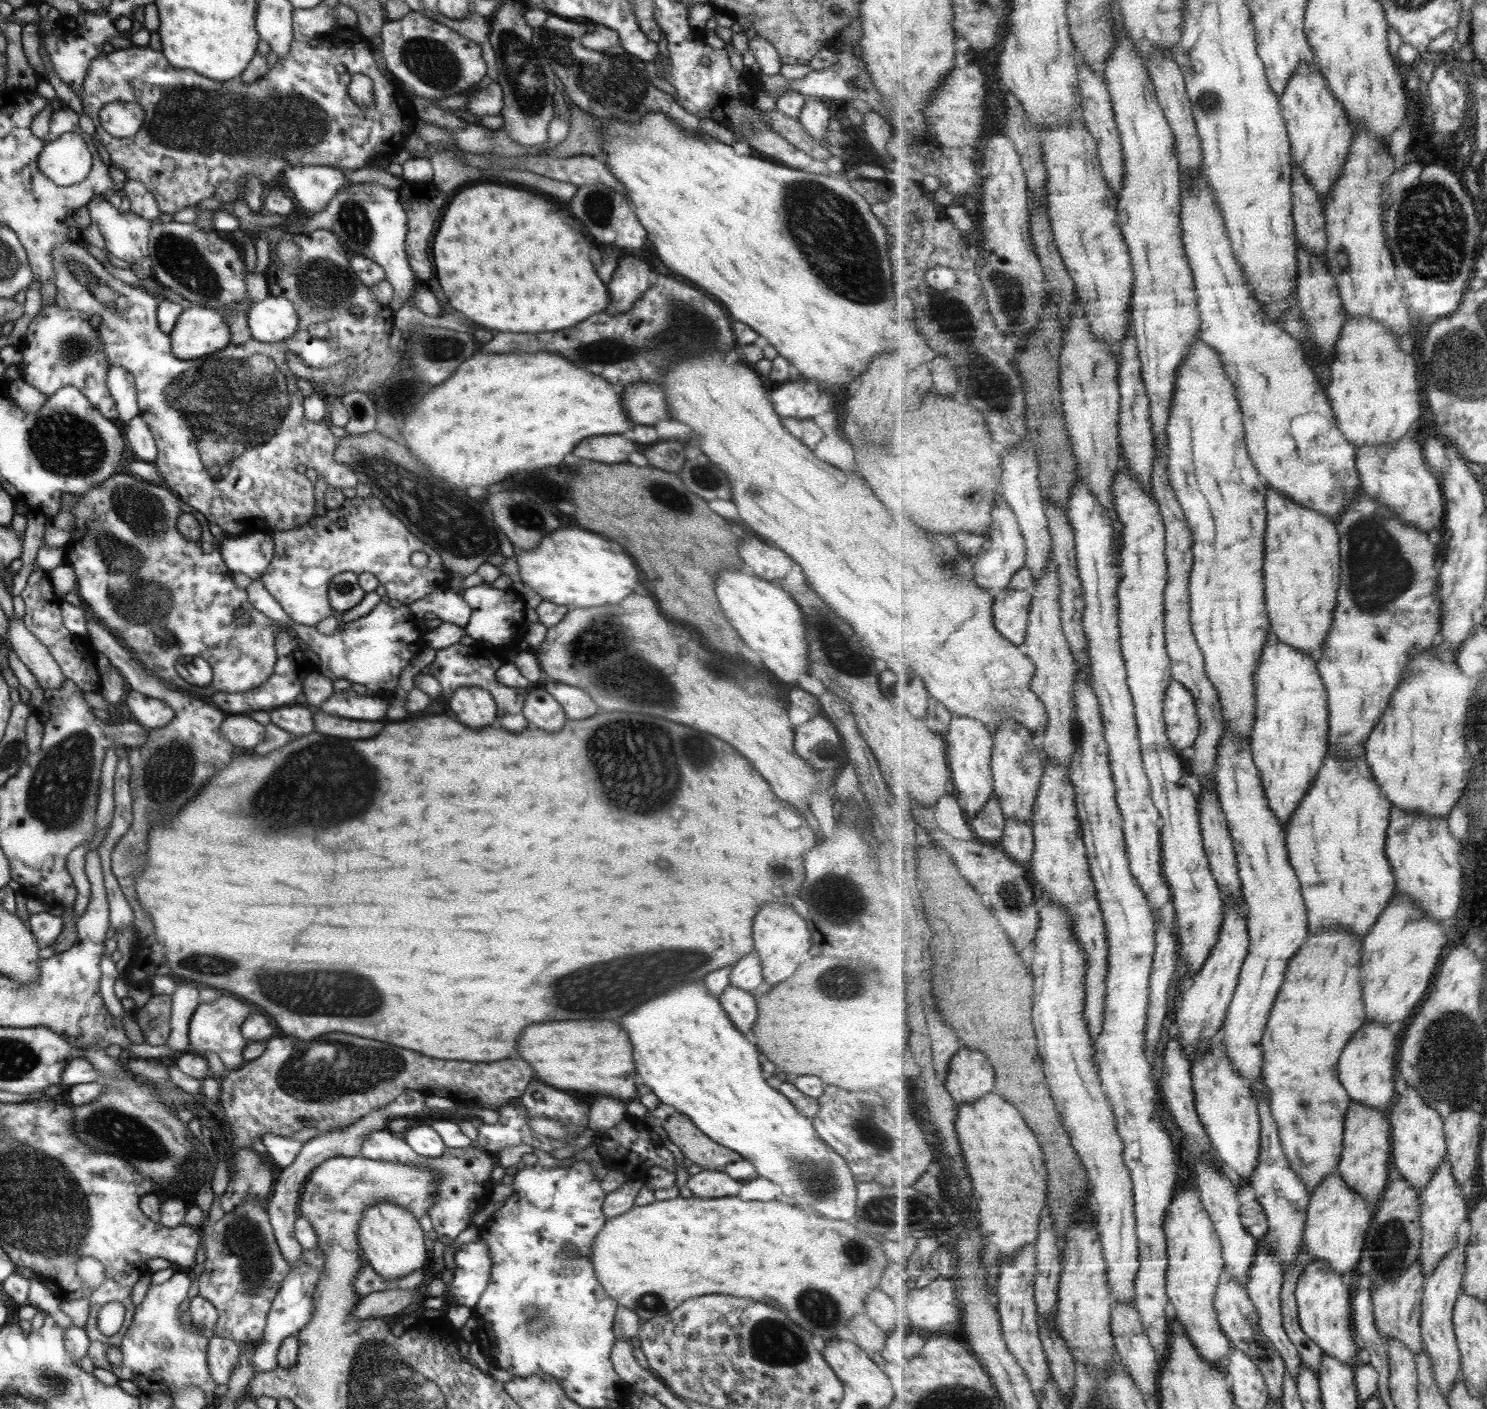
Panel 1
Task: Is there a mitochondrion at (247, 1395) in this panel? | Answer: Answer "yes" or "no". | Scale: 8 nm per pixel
no

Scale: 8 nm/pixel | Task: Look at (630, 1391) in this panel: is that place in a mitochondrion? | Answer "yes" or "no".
no

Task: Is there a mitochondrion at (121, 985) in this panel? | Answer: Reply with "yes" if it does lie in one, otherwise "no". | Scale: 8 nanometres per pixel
no

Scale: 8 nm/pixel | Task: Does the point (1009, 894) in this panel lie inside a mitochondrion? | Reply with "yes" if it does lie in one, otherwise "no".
yes

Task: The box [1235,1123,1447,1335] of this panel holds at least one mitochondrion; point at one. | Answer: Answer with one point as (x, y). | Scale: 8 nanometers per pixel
(1390, 1242)

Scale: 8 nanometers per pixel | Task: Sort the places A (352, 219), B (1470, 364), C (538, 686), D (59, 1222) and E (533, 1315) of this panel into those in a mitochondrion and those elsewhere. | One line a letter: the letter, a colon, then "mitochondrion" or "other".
A: mitochondrion
B: mitochondrion
C: other
D: mitochondrion
E: mitochondrion

